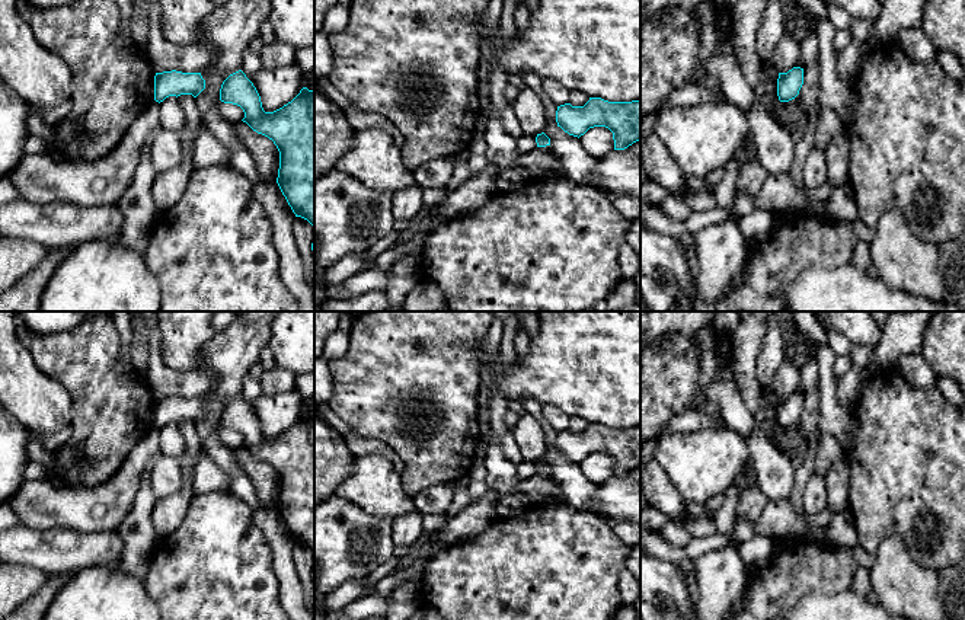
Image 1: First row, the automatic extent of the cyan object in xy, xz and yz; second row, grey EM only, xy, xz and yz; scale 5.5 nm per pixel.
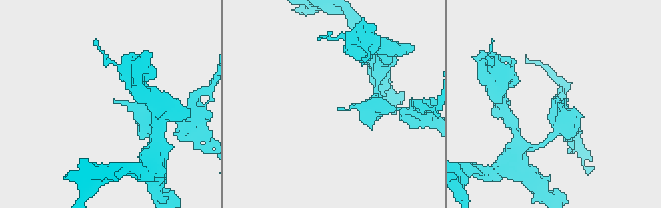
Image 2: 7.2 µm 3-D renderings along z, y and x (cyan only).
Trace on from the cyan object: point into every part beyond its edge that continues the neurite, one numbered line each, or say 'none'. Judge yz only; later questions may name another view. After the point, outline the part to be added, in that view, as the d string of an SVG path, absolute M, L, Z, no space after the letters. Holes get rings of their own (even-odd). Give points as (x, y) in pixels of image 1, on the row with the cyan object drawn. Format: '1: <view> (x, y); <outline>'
none

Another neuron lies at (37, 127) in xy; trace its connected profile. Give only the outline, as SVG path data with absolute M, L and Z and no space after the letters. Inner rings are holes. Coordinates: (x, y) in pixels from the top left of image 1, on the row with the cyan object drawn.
M33 114L29 115L28 130L32 135L39 137L47 144L51 144L54 140L52 127L47 125L38 115L33 115Z

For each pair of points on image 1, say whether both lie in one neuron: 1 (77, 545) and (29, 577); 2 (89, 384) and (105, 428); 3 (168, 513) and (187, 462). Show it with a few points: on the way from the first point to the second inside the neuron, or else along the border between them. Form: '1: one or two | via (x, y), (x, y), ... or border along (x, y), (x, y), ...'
1: two | border along (15, 562), (37, 566), (48, 575)
2: one | via (99, 395), (105, 403), (105, 418)
3: one | via (181, 499), (187, 491), (187, 475)

